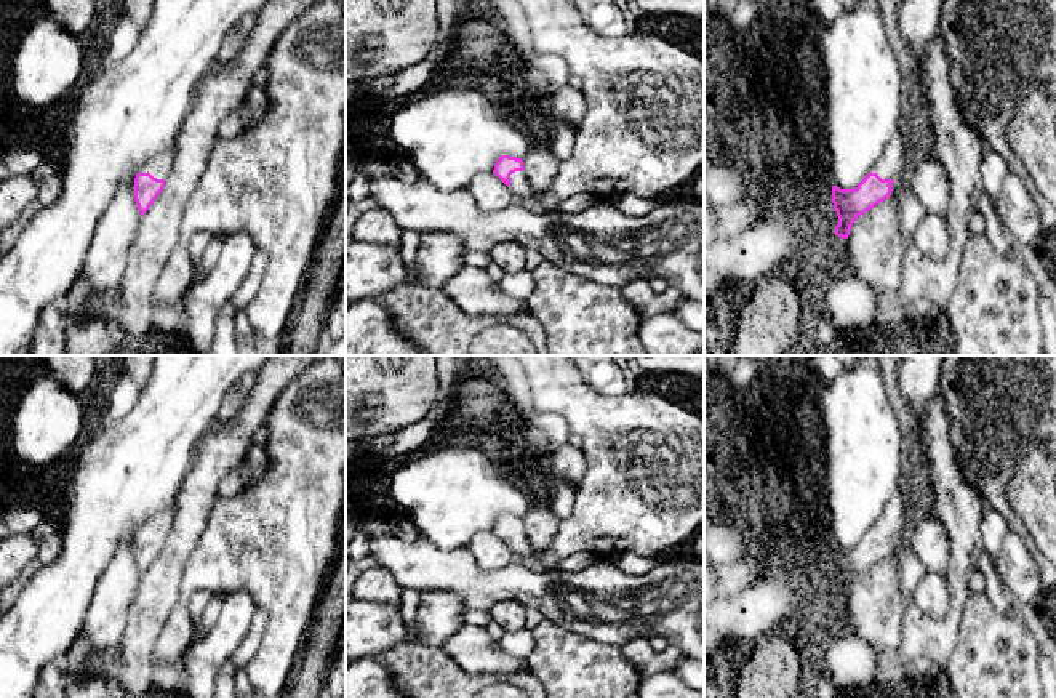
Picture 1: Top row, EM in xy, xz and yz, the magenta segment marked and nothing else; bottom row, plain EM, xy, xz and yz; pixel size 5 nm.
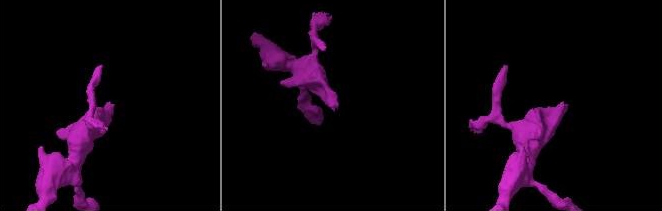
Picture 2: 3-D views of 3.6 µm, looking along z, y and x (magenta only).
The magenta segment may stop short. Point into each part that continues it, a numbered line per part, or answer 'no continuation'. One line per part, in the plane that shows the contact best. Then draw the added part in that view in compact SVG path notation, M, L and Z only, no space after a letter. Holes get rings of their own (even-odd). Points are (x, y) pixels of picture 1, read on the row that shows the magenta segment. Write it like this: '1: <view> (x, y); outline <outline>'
1: yz (888, 167); outline M899 130L898 134L888 141L877 165L870 168L870 173L877 173L882 179L891 179L893 181L891 189L894 189L898 178L901 174L904 150L906 150L904 134Z

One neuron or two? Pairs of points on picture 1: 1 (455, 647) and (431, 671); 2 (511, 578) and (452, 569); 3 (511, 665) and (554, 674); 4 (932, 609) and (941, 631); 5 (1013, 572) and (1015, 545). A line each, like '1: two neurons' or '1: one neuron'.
1: two neurons
2: one neuron
3: two neurons
4: two neurons
5: one neuron

